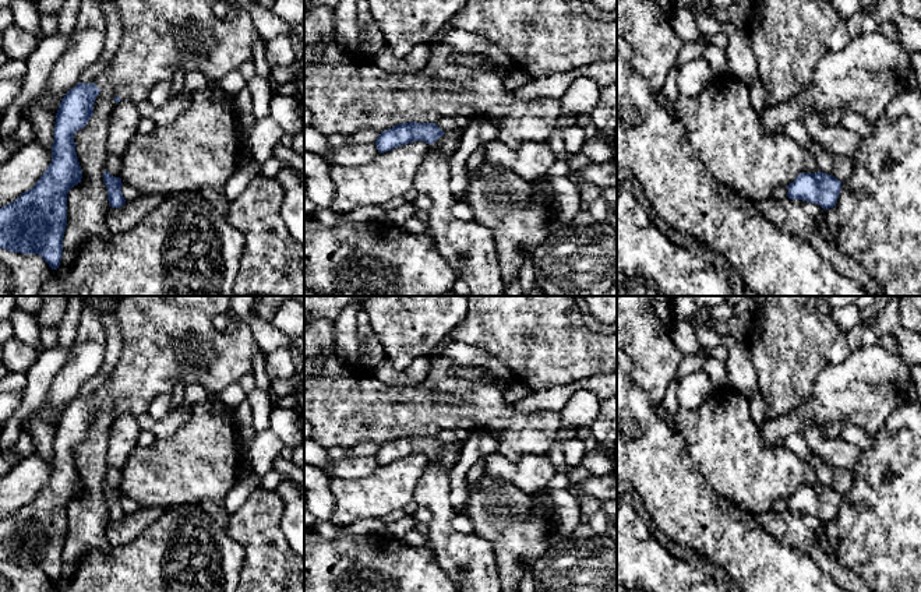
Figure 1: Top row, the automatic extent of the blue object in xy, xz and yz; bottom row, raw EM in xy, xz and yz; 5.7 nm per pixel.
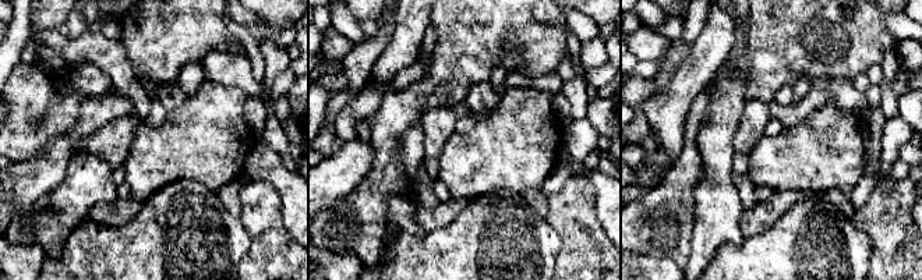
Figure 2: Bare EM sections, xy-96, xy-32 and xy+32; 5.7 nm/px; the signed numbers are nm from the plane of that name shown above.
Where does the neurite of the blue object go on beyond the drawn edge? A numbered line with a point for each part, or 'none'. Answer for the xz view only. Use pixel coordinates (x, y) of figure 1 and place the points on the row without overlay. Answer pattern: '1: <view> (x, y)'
1: xz (448, 455)

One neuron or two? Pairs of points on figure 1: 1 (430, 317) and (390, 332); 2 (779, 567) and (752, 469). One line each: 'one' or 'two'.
1: one
2: two

